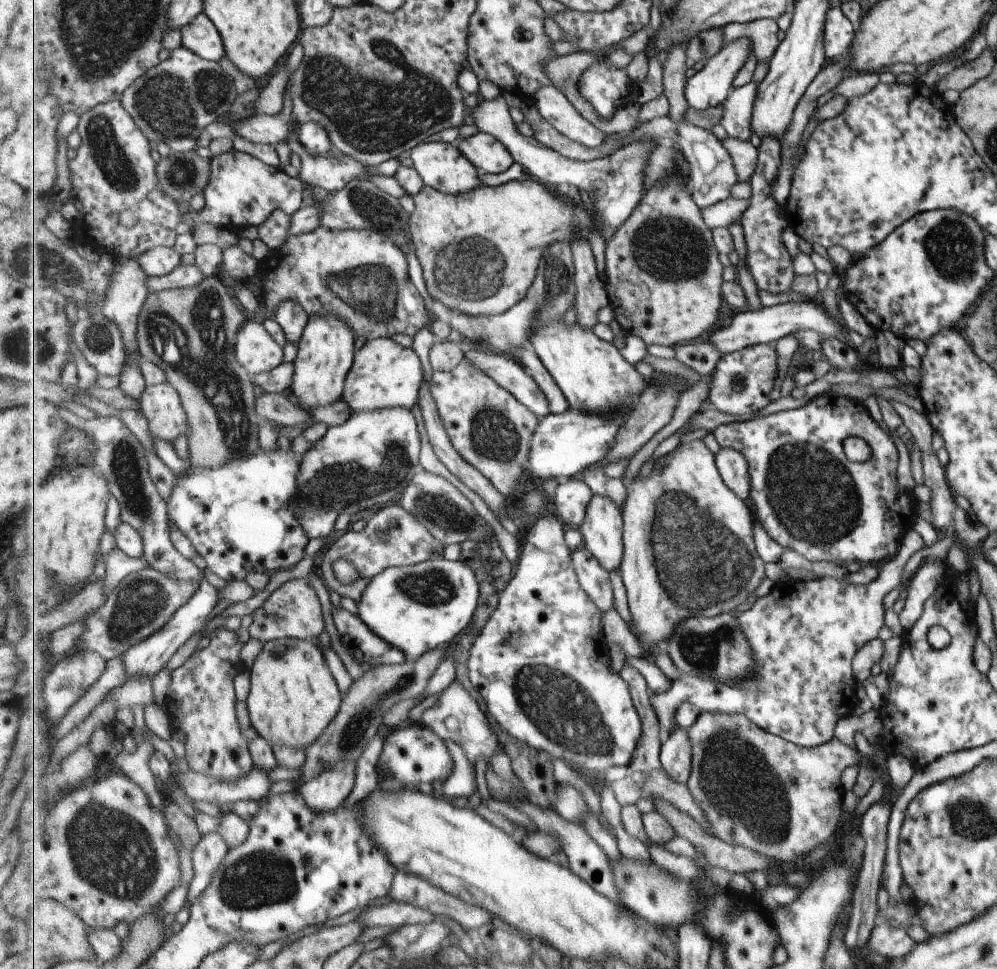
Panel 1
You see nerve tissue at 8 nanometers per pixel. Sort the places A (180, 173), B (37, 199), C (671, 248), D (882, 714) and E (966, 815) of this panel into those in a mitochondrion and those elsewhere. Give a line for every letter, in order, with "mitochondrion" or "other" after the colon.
A: mitochondrion
B: other
C: mitochondrion
D: other
E: mitochondrion

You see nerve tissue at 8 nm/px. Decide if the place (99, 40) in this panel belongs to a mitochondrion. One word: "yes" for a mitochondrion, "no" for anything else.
yes

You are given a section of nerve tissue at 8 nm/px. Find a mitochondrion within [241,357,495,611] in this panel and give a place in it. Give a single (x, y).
(336, 486)

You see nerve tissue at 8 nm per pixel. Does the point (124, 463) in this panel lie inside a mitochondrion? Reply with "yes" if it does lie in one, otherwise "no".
yes

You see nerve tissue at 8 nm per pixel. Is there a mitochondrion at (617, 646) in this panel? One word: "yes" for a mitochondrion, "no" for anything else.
no

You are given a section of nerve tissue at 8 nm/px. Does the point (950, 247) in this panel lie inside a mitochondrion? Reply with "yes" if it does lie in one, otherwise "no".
yes

